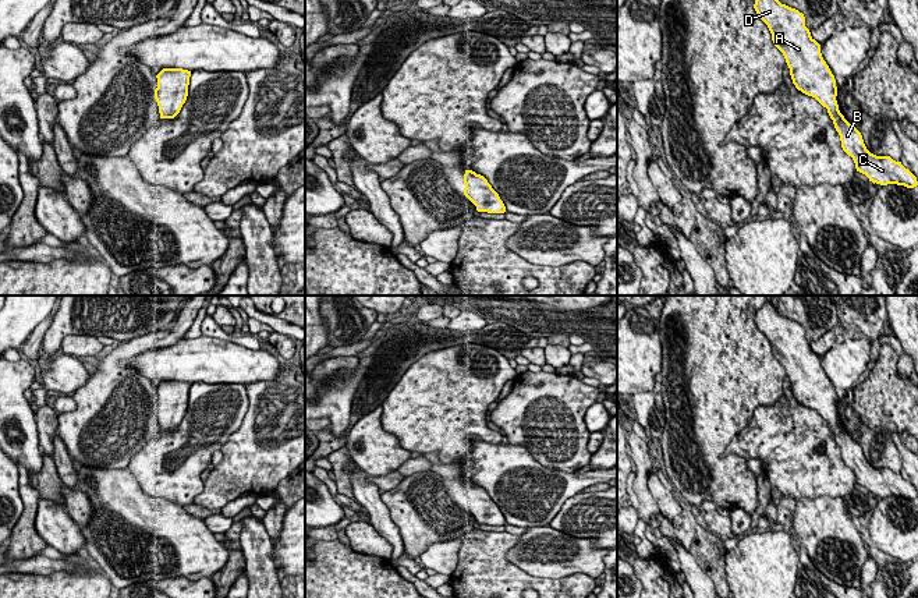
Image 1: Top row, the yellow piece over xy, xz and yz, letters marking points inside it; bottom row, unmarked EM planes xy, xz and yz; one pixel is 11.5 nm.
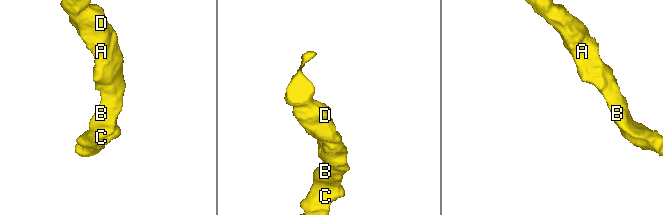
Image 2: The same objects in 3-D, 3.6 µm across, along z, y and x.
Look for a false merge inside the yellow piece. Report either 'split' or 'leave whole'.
leave whole

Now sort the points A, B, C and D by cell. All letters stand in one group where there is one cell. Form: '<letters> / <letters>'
A B C D

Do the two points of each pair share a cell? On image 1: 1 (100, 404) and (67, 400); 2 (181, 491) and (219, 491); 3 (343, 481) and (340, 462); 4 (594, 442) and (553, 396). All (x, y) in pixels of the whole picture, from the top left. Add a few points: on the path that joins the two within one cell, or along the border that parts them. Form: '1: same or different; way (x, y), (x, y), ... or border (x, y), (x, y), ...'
1: different; border (71, 395), (75, 407), (59, 414)
2: different; border (204, 482), (204, 489), (192, 502)
3: same; way (341, 477), (340, 466)
4: different; border (589, 432), (588, 450), (591, 453)

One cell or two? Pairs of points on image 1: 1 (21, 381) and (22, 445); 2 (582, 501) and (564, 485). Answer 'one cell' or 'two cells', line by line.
1: one cell
2: two cells

